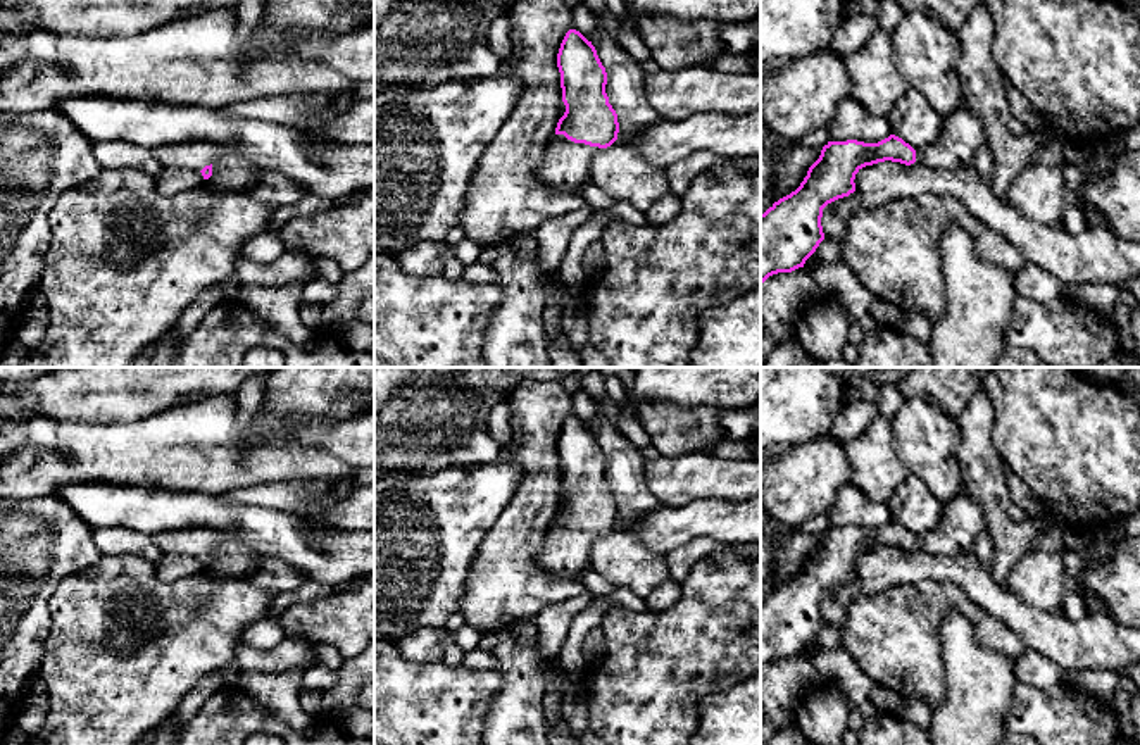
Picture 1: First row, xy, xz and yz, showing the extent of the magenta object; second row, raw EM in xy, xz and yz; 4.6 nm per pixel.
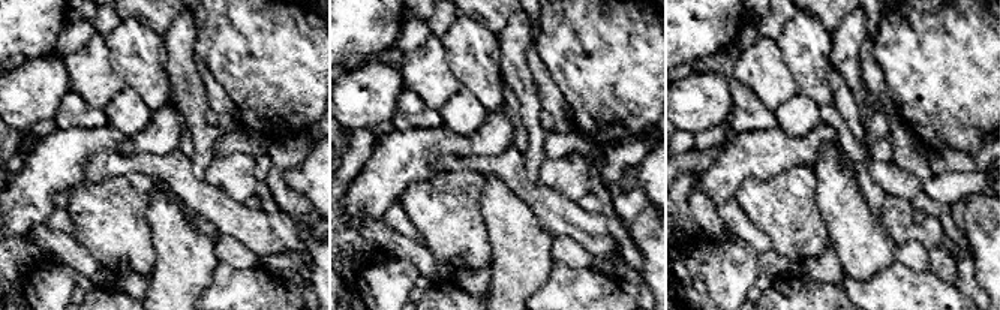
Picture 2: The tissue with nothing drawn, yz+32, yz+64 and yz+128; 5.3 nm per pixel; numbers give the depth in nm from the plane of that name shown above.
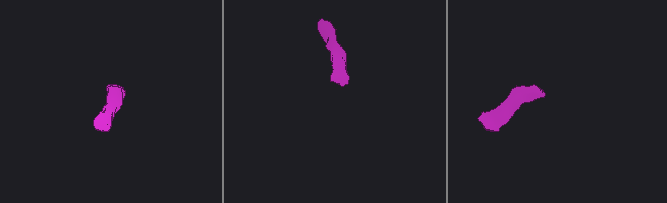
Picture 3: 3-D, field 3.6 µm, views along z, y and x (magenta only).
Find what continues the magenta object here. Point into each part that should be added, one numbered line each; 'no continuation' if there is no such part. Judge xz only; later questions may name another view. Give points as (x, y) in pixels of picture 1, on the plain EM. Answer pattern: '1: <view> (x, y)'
1: xz (566, 552)

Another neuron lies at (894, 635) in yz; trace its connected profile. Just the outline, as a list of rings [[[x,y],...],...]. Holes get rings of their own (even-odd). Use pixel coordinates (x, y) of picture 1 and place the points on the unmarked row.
[[[919,581],[890,586],[876,595],[855,598],[845,616],[842,645],[847,654],[881,686],[904,698],[924,698],[938,709],[945,697],[940,621],[949,610],[966,616],[976,642],[1016,662],[1026,650],[1021,636],[981,610],[955,583]]]

